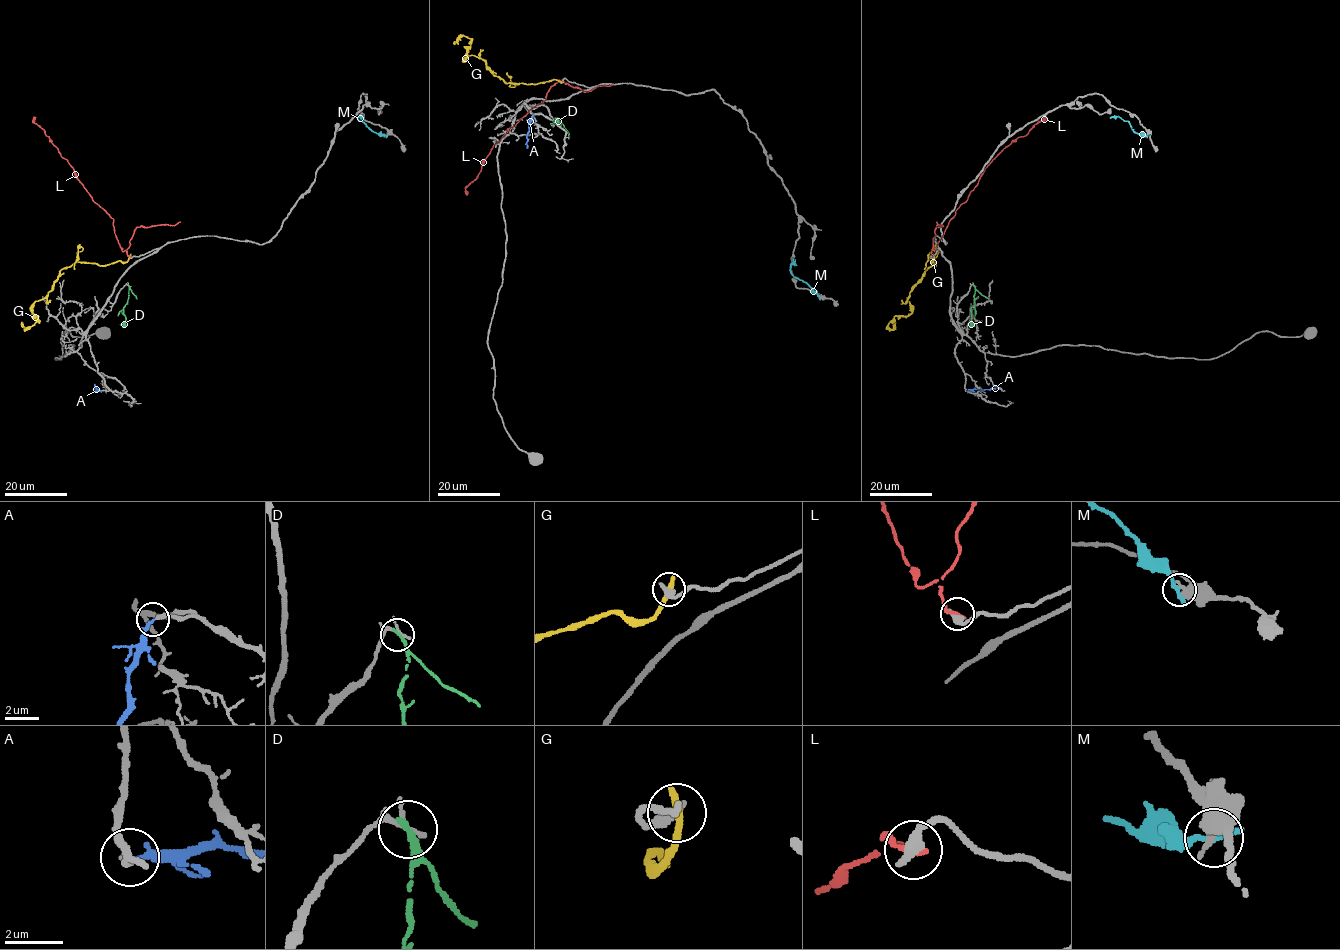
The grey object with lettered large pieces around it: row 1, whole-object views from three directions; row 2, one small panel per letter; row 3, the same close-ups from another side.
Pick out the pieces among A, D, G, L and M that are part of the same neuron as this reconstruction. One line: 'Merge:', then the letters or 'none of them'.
Merge: A

